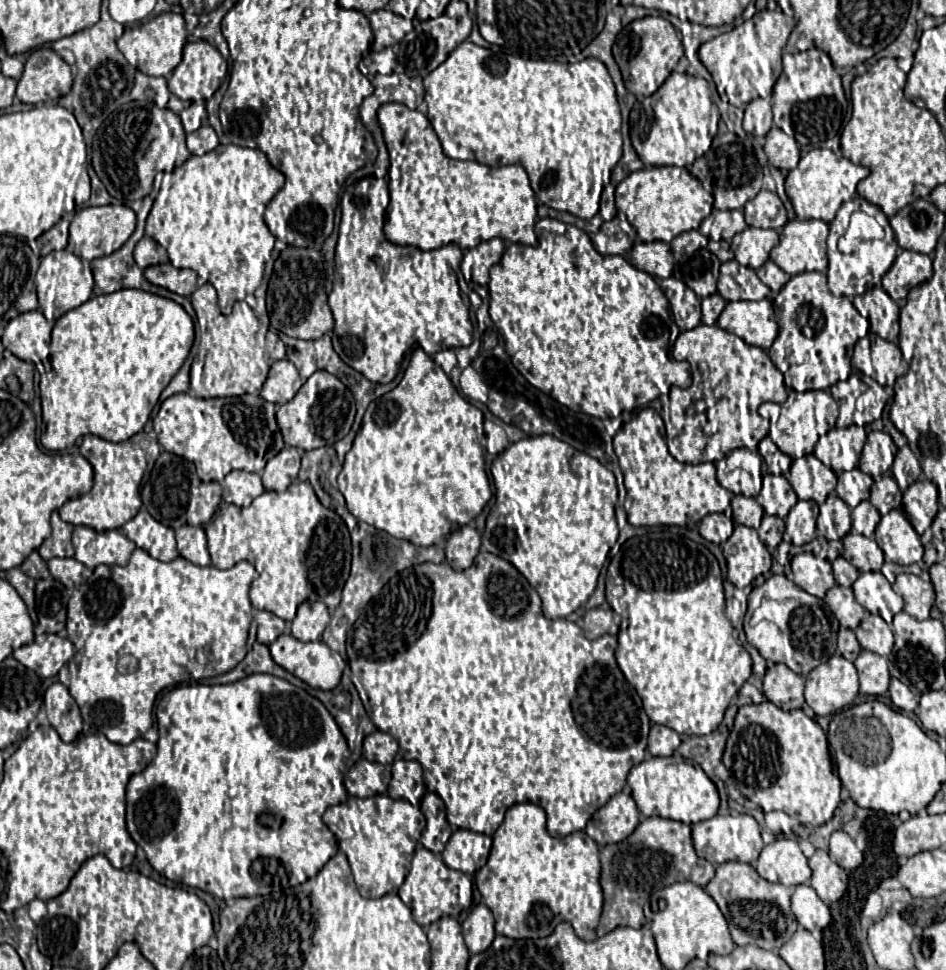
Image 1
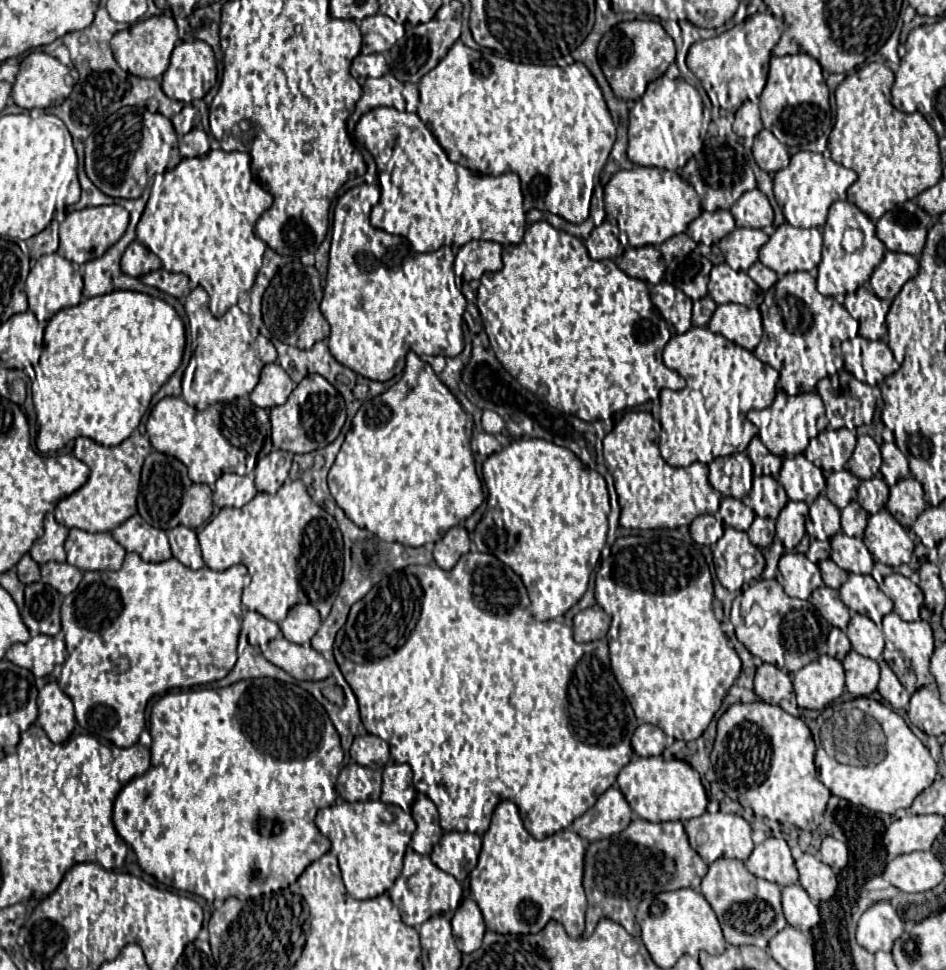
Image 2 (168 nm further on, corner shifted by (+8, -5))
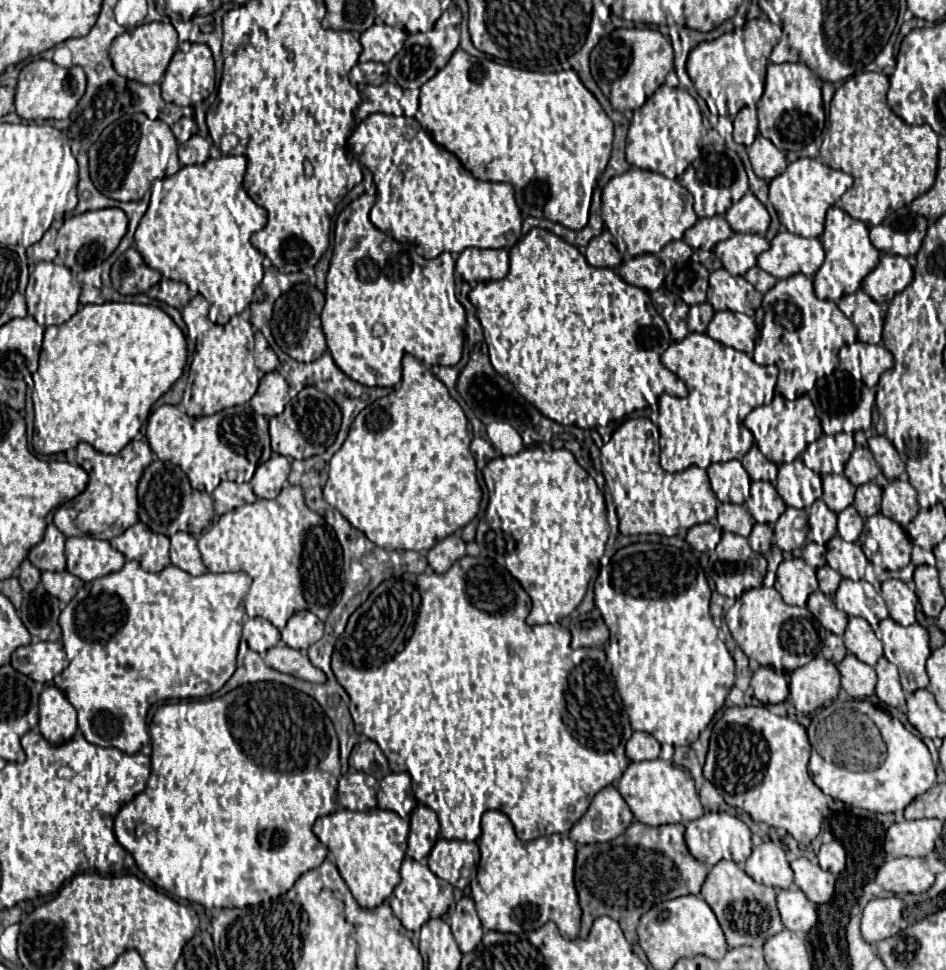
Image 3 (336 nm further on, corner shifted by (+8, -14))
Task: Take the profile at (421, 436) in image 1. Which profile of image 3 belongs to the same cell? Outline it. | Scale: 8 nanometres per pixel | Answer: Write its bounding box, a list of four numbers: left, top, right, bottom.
[323,354,482,552]

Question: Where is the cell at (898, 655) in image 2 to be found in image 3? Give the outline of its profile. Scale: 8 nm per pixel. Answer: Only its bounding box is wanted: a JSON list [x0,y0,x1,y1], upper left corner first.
[880,618,930,694]

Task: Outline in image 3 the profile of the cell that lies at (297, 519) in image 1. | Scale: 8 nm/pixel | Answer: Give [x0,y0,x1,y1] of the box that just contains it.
[198,486,342,630]

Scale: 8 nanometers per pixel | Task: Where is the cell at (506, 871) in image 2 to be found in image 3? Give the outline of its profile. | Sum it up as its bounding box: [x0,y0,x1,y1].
[472,810,582,940]

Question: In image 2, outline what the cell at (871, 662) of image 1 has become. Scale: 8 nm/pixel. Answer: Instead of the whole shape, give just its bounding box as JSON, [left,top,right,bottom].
[842,651,880,697]

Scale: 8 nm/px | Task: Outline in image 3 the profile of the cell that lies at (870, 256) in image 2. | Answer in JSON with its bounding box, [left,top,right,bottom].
[814,206,880,302]

